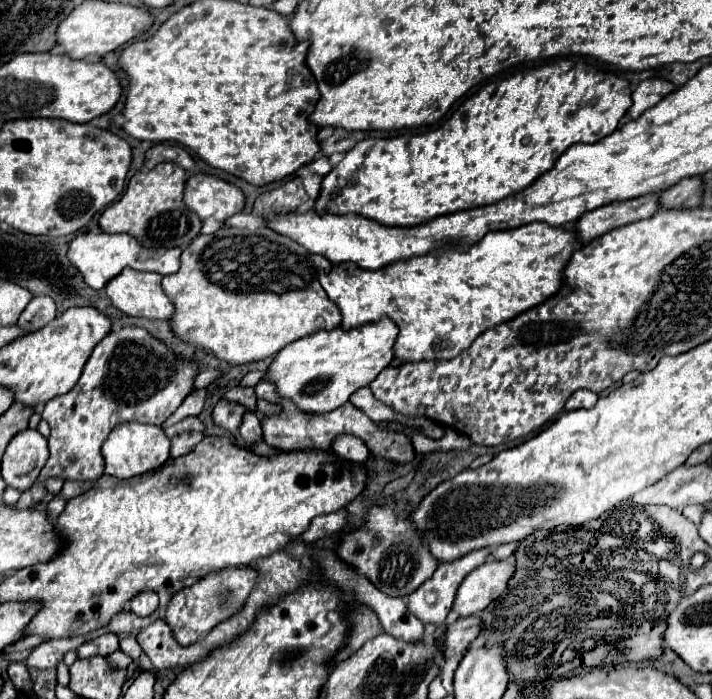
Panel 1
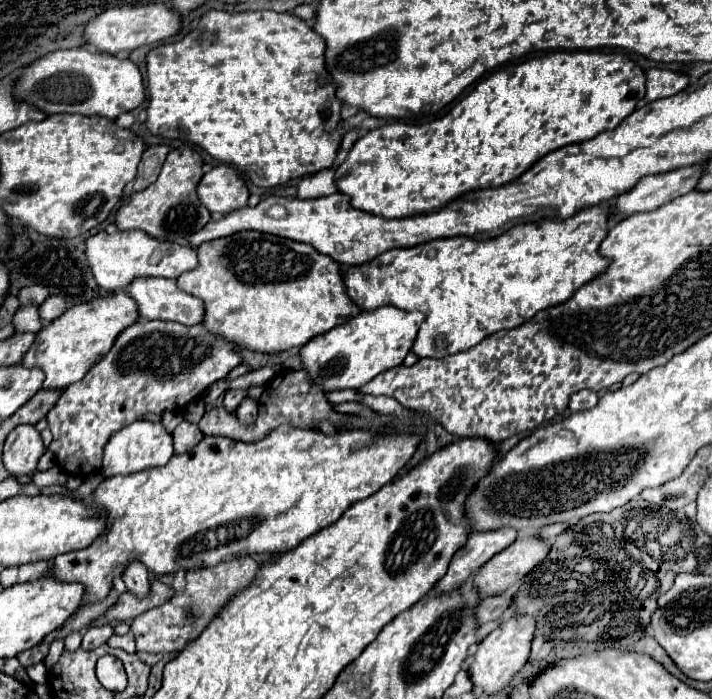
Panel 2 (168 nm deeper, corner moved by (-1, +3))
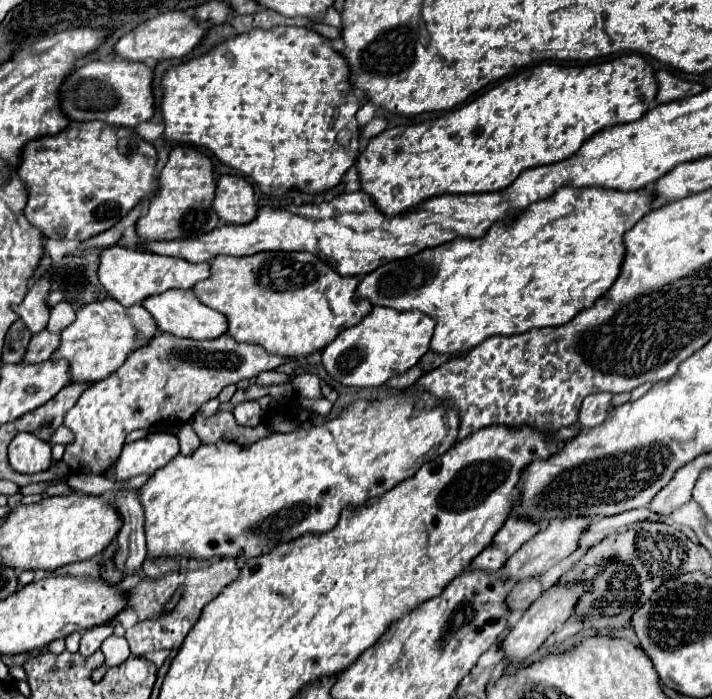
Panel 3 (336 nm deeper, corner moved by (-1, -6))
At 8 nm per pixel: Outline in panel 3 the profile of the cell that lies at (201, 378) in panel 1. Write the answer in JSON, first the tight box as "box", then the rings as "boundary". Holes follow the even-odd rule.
{"box":[256,370,291,386],"boundary":[[[268,370],[268,372],[262,372],[262,374],[258,374],[256,376],[256,382],[260,384],[260,386],[270,386],[270,384],[284,384],[284,382],[291,382],[291,377],[276,372],[276,370]]]}

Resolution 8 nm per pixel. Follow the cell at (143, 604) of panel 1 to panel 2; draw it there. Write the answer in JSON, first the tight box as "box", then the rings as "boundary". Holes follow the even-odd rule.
{"box":[122,561,150,597],"boundary":[[[130,561],[122,573],[122,579],[126,583],[126,589],[134,595],[144,597],[150,591],[150,579],[146,567],[142,567],[140,561]]]}

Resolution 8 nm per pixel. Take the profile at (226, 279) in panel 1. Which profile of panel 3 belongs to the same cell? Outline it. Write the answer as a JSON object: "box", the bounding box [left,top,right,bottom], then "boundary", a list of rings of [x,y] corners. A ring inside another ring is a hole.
{"box":[192,252,370,358],"boundary":[[[258,252],[254,256],[216,256],[210,262],[210,278],[198,282],[192,292],[200,298],[202,304],[222,312],[228,318],[226,334],[238,342],[260,344],[270,354],[302,358],[312,352],[324,350],[344,328],[360,324],[370,310],[370,302],[352,300],[358,286],[358,278],[344,278],[326,266],[318,256],[310,252]]]}

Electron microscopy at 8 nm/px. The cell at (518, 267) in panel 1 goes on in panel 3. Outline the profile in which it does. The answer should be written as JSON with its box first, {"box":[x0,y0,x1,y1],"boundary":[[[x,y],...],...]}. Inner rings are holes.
{"box":[356,188,652,354],"boundary":[[[562,188],[558,190],[550,200],[542,200],[542,202],[534,202],[530,204],[530,208],[526,208],[512,224],[504,226],[502,222],[496,222],[490,232],[482,238],[470,240],[470,238],[454,238],[442,246],[430,248],[430,250],[422,250],[418,254],[414,254],[412,258],[404,258],[404,260],[392,260],[380,268],[376,268],[374,272],[366,274],[358,288],[356,288],[356,300],[368,300],[372,306],[388,306],[394,310],[420,310],[428,316],[436,318],[436,328],[434,328],[434,336],[430,342],[430,348],[438,354],[460,354],[460,352],[468,352],[474,346],[482,344],[486,338],[496,336],[496,334],[504,334],[504,336],[514,336],[514,334],[522,334],[526,330],[532,328],[546,328],[546,326],[560,326],[570,322],[576,312],[590,308],[594,304],[596,298],[600,298],[618,278],[620,272],[620,264],[624,260],[624,244],[622,244],[622,236],[624,232],[628,232],[648,210],[652,208],[652,196],[648,190],[632,190],[632,192],[620,192],[620,190],[604,190],[604,188]]]}

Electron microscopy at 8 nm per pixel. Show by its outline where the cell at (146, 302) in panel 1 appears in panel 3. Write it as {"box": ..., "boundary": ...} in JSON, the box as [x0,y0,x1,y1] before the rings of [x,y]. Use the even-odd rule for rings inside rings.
{"box":[142,290,226,340],"boundary":[[[170,290],[170,292],[158,294],[158,296],[150,296],[142,302],[142,306],[154,316],[154,320],[162,332],[170,332],[180,338],[204,340],[204,338],[218,338],[220,334],[226,332],[226,316],[220,314],[218,310],[204,306],[194,296],[192,290]]]}

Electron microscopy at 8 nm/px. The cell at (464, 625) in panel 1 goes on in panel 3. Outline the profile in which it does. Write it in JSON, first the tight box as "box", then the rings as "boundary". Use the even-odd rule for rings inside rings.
{"box":[506,578,542,612],"boundary":[[[528,578],[528,580],[522,580],[518,582],[506,596],[506,604],[508,604],[508,610],[514,612],[514,610],[526,610],[538,596],[542,594],[542,586],[538,582],[538,578]]]}

